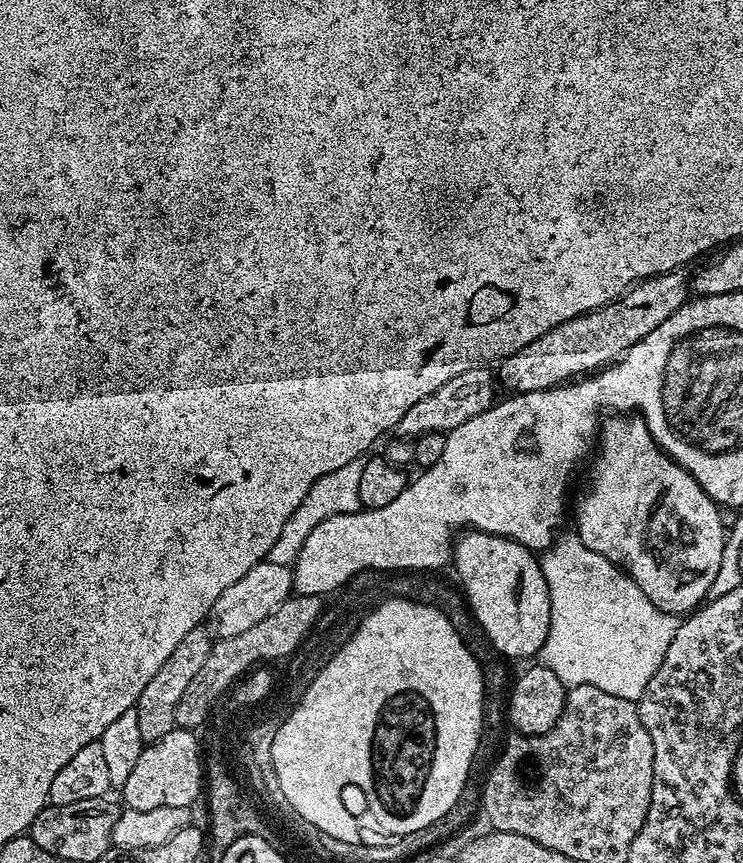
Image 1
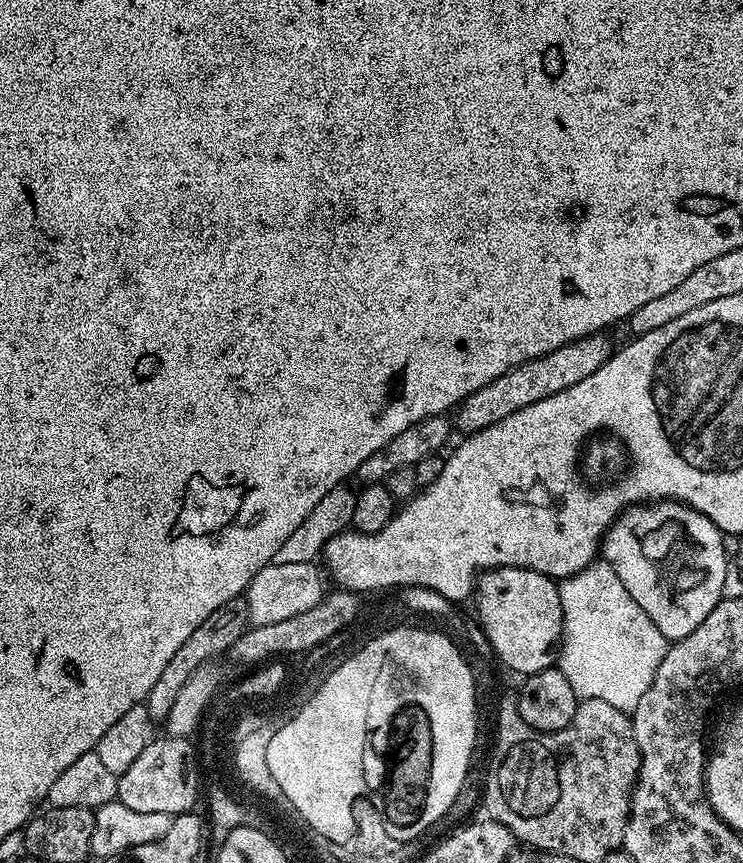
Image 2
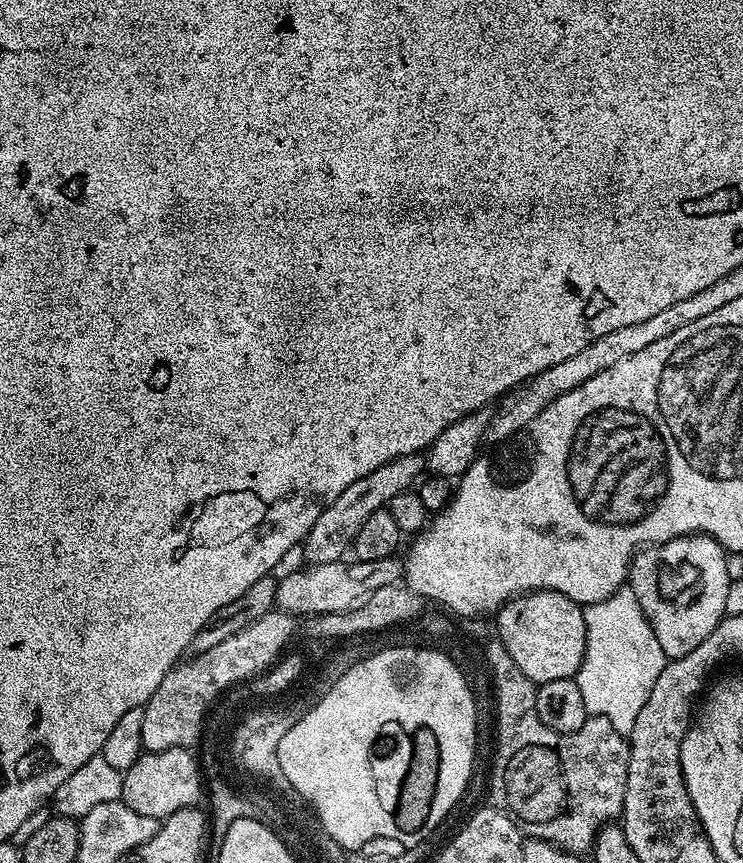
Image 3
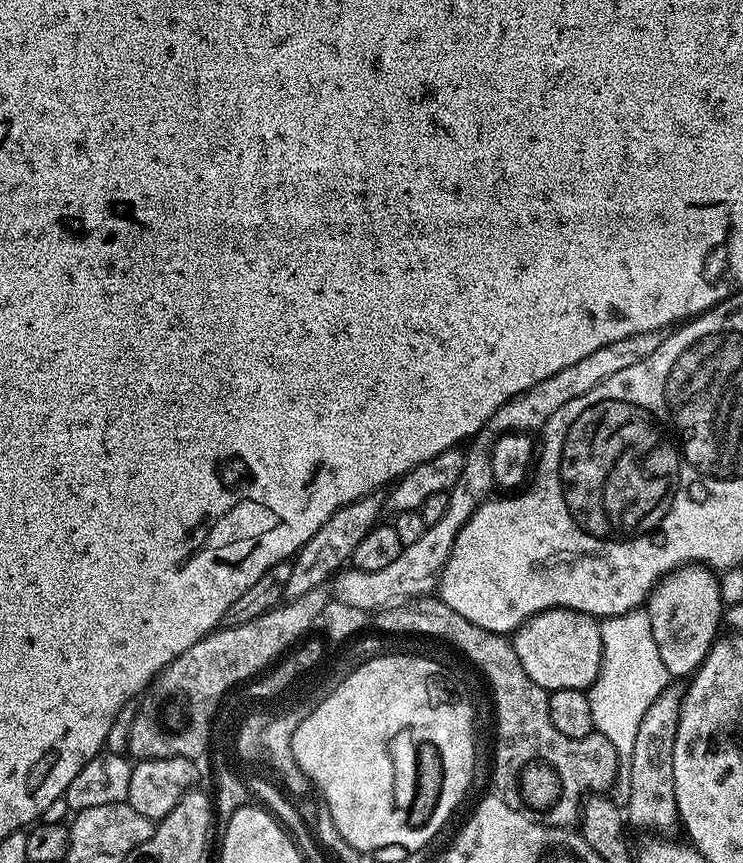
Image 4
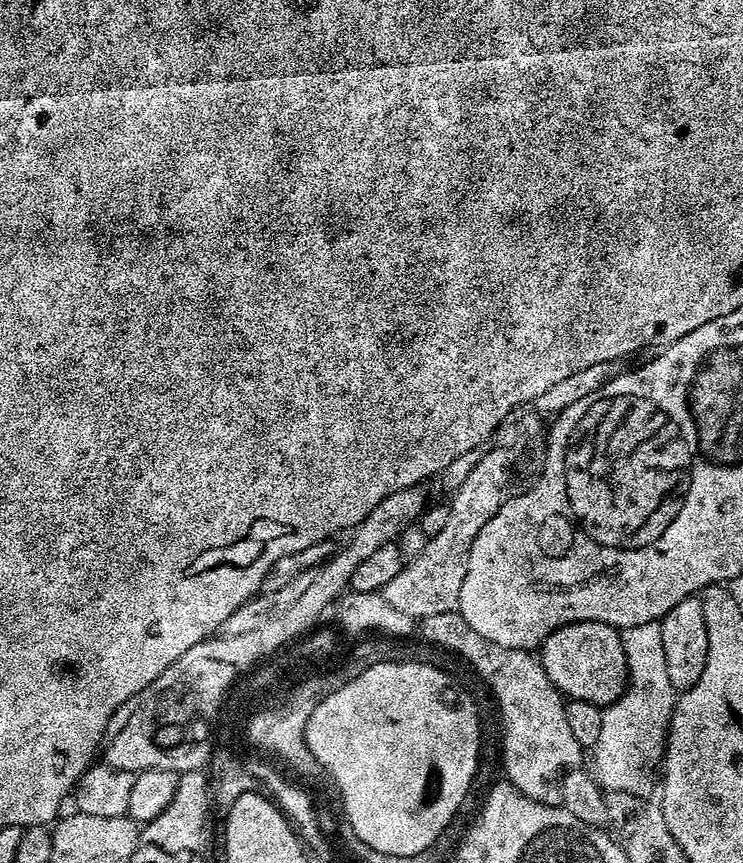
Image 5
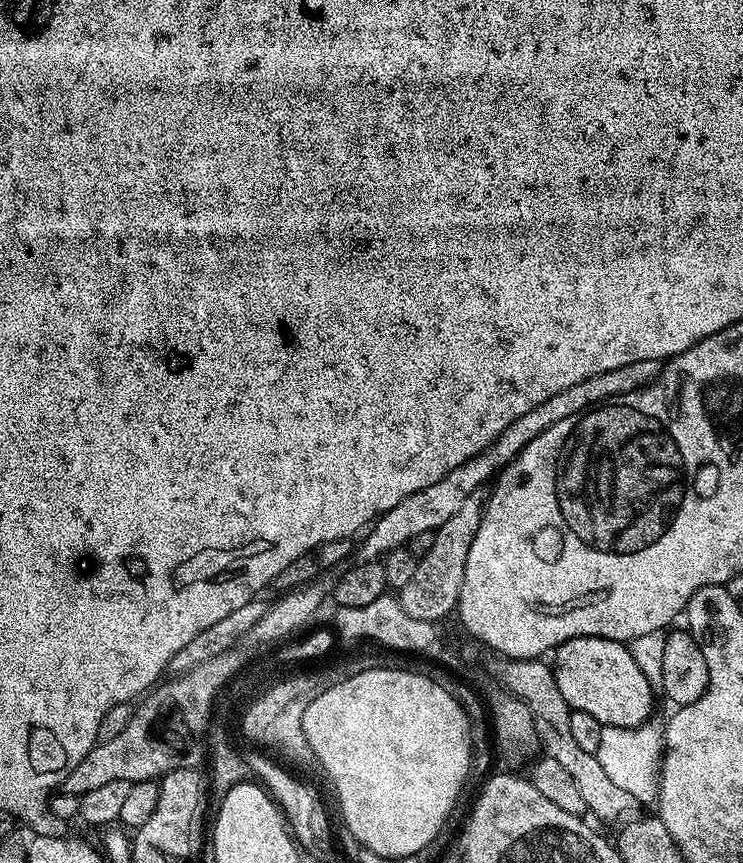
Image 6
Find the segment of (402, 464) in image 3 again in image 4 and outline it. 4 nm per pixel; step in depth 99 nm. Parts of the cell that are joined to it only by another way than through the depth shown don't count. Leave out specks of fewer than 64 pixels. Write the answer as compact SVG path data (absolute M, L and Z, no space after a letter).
M372 493L346 505L342 510L336 511L330 519L322 524L314 537L300 548L293 557L290 579L286 582L284 597L287 601L296 600L309 593L310 590L321 587L351 561L351 556L357 549L358 543L371 528L375 527L379 521L378 516L381 510L384 510L383 497L379 496L379 493Z

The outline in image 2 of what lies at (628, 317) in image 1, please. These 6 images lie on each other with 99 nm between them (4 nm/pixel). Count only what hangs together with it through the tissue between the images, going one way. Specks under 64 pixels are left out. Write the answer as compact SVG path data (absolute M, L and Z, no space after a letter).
M604 334L583 336L581 340L570 342L550 354L539 356L530 362L522 362L517 368L494 378L494 382L486 382L482 390L474 390L474 394L470 394L459 404L456 418L454 416L455 427L460 427L461 433L471 434L486 426L494 426L494 422L514 414L514 410L522 410L522 406L542 402L542 398L550 398L582 382L582 378L590 378L590 374L594 374L594 370L602 367L608 357L613 355L614 347L612 348L606 337Z

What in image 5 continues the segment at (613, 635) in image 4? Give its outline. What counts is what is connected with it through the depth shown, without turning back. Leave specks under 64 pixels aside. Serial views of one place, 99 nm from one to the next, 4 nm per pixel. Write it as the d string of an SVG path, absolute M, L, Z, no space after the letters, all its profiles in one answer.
M657 622L623 629L620 637L626 662L628 682L624 693L604 708L602 734L594 746L594 775L608 792L625 792L647 797L652 788L652 775L657 775L666 744L666 733L676 708L677 689L668 673L666 654L662 651L662 630Z

